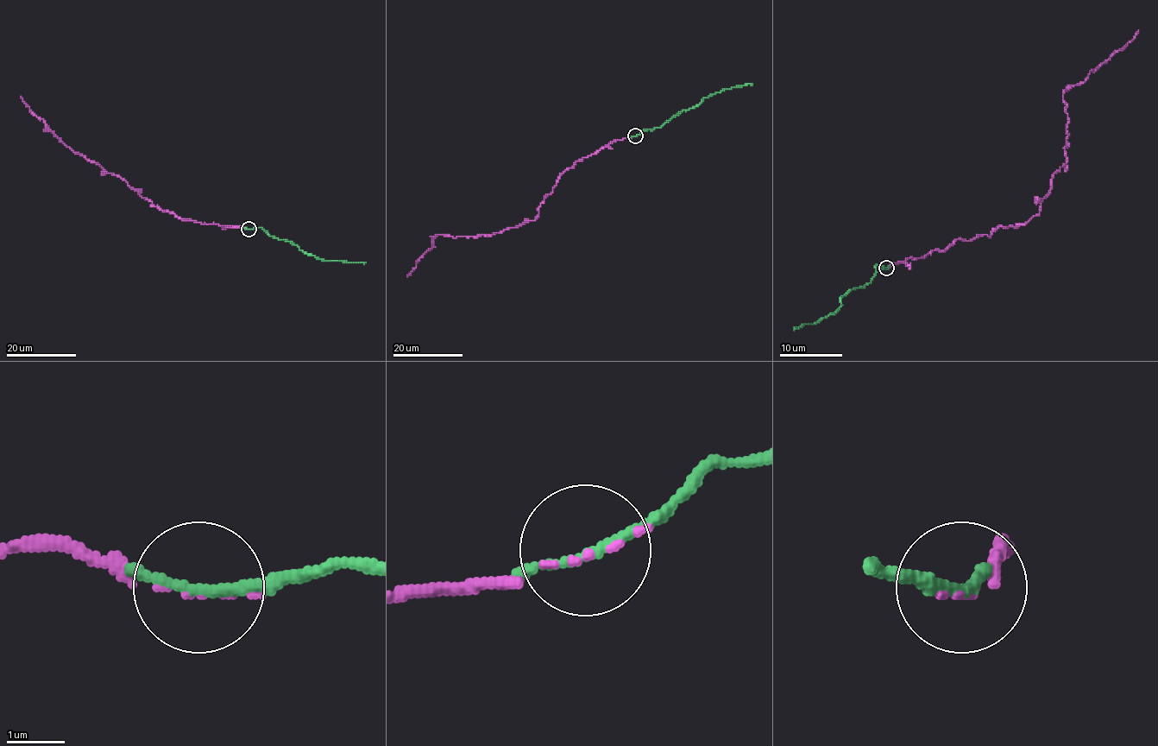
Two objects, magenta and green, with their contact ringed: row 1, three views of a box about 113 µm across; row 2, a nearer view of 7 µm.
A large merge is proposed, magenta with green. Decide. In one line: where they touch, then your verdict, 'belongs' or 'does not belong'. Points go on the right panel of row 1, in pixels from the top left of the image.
at (886, 268); belongs

